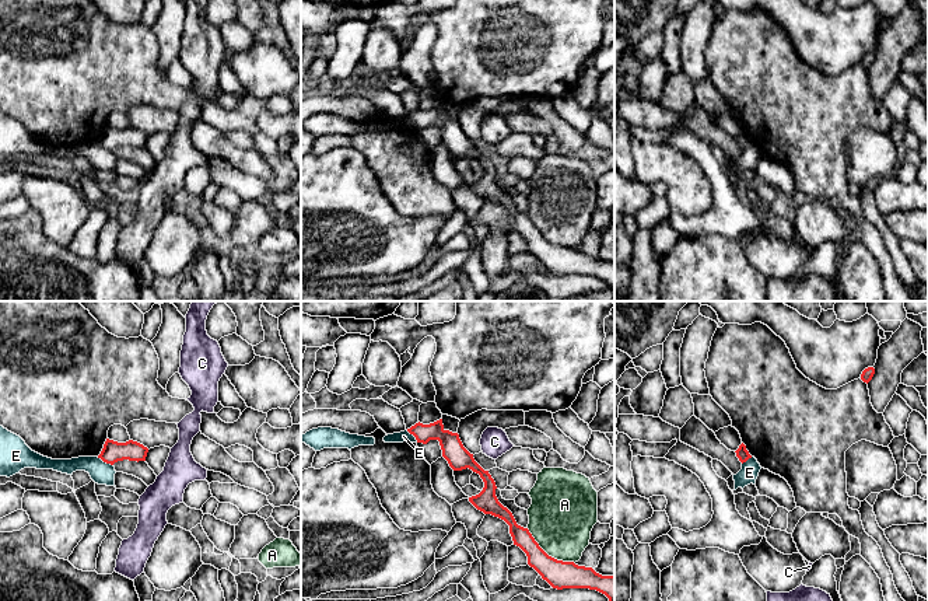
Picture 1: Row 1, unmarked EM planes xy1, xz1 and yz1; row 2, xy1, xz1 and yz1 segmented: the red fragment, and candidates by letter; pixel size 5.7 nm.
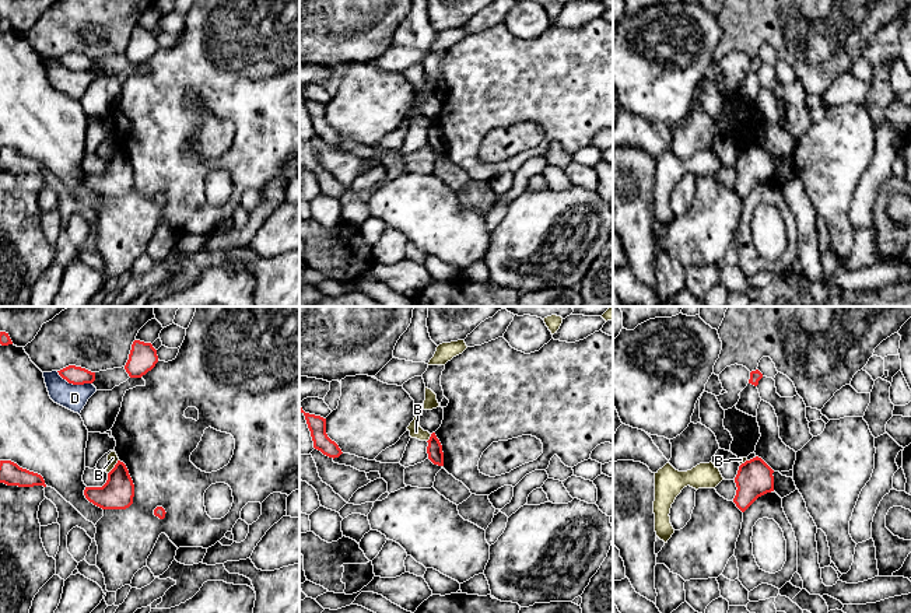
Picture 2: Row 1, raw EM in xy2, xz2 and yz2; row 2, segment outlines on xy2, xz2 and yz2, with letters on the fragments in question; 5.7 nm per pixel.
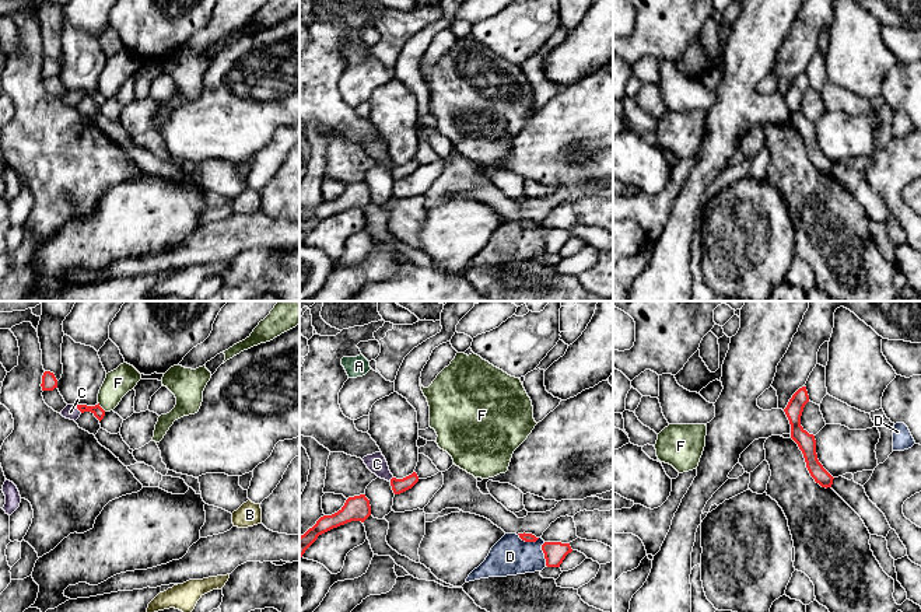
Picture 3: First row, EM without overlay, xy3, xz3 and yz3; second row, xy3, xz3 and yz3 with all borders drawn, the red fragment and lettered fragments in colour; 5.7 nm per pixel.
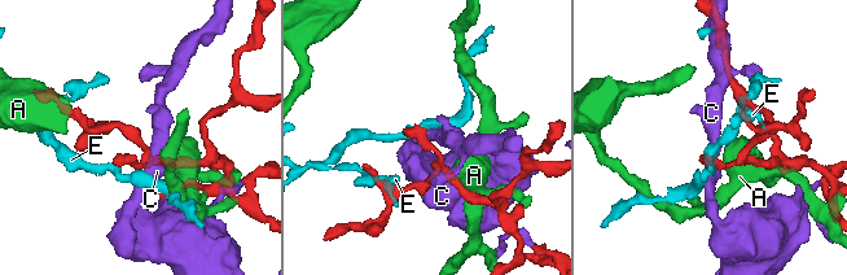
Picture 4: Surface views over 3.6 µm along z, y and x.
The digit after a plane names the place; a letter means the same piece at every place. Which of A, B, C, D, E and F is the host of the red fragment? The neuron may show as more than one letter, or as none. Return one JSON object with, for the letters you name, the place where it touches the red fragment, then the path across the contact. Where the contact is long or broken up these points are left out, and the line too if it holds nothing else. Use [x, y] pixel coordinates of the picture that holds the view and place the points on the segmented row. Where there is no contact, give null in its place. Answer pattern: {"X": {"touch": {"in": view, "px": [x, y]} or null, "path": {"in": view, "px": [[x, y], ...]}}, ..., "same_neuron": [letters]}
{"C": {"touch": {"in": "xy3", "px": [79, 409]}, "path": {"in": "xy3", "px": [[98, 412], [95, 409], [79, 409], [70, 412]]}}, "same_neuron": ["C"]}

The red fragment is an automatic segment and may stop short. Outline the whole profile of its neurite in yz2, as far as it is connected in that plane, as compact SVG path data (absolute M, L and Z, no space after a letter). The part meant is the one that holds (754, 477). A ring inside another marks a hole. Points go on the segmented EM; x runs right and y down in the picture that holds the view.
M758 456L739 466L733 502L744 512L758 497L774 491L774 470Z

